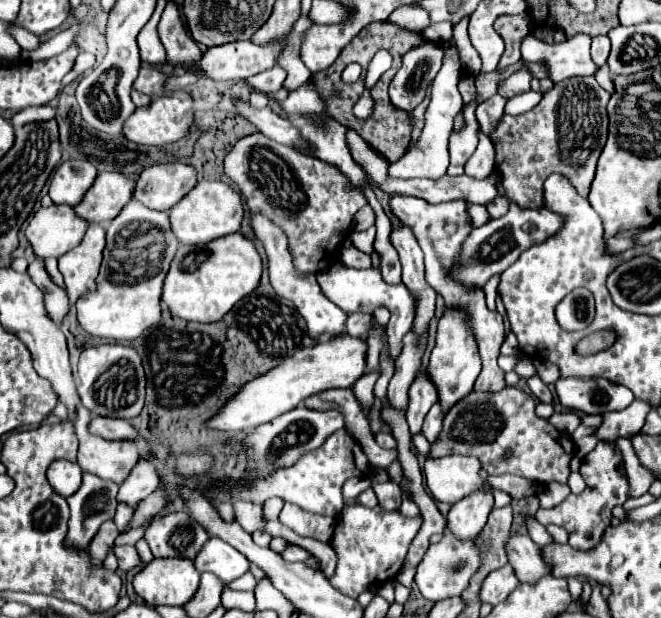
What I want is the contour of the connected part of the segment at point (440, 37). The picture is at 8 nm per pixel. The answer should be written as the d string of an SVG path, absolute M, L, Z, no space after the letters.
M450 22L431 23L424 31L425 39L433 42L445 42L452 37Z

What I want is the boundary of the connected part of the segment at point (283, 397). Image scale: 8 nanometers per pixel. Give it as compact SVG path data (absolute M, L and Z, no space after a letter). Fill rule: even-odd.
M324 333L322 341L317 342L314 347L296 351L280 365L244 383L240 391L232 395L232 399L228 399L228 403L224 403L220 411L206 421L206 427L218 431L254 431L262 423L268 423L274 417L284 415L284 411L292 411L310 395L328 389L350 387L362 377L364 365L366 365L366 343L362 339L350 337L348 333L340 337L330 337Z

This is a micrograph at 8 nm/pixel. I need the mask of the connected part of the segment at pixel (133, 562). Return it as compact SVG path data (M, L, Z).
M122 545L122 547L116 547L116 549L114 549L114 555L116 555L118 565L120 565L122 571L130 571L132 567L136 567L136 565L140 563L134 545Z

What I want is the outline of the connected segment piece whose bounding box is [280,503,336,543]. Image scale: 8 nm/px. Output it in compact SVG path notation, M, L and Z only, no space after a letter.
M284 503L284 509L280 513L280 521L284 525L288 525L292 531L296 531L298 535L312 537L322 543L328 543L328 539L332 537L334 525L336 525L336 521L332 517L308 513L292 503Z

